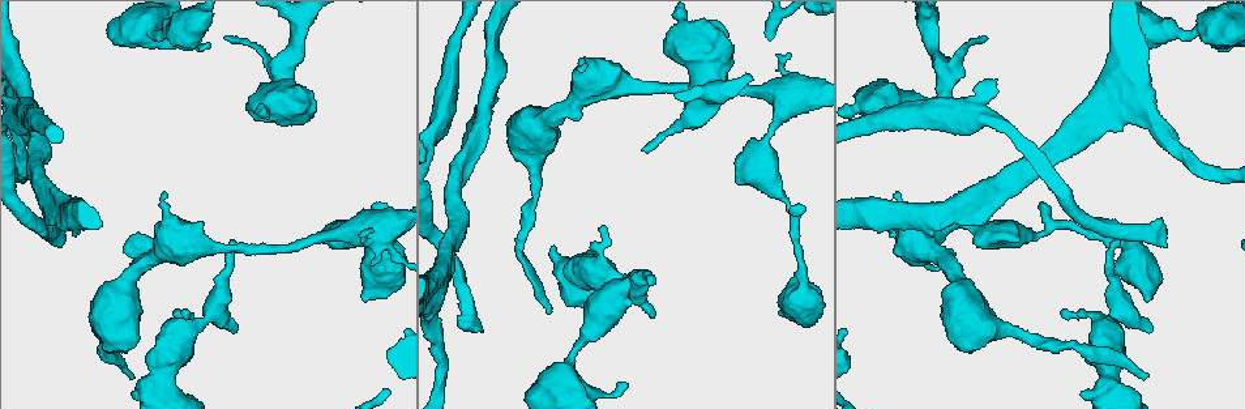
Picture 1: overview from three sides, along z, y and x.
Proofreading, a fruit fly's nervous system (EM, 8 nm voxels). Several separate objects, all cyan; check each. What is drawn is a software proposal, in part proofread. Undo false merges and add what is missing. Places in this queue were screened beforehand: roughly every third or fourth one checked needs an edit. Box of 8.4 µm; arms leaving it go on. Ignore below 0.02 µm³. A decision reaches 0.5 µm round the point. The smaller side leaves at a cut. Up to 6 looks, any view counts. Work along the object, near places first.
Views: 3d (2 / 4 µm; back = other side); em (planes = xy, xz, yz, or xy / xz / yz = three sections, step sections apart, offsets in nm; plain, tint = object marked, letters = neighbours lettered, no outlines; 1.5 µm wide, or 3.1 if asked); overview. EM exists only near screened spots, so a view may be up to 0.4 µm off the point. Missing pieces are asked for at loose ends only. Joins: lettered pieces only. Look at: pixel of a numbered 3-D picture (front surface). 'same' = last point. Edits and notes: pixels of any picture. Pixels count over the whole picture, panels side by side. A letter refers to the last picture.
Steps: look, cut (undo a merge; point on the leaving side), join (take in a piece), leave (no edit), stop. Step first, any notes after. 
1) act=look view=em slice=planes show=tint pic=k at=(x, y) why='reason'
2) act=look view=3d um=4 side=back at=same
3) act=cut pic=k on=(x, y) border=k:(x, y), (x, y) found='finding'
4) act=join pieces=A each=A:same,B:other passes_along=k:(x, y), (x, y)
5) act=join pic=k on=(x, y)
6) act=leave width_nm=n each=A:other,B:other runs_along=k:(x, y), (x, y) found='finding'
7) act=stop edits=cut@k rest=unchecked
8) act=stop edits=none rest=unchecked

act=look view=em slice=planes show=letters pic=1 at=(1087, 108) why='closes a loop'

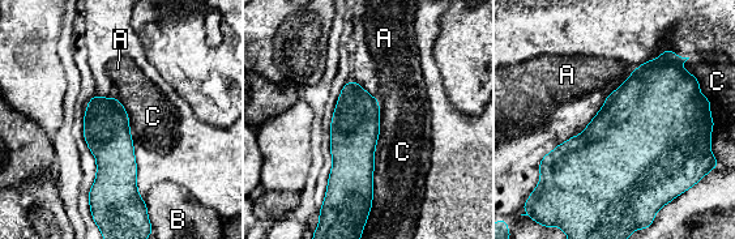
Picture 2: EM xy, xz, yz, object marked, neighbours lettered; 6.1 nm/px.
act=leave each=A:other,B:other,C:other border=2:(379, 101), (368, 213) found='all the same cell'

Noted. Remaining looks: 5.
act=look view=em slice=xy step=4 show=tint pic=1 at=(1165, 247) why='an open end'

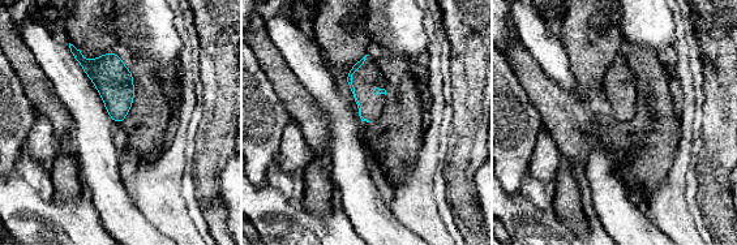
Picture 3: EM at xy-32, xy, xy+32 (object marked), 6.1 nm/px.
act=look view=em slice=planes show=letters at=same why='another direction'

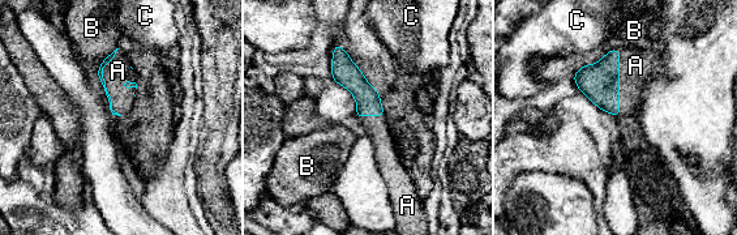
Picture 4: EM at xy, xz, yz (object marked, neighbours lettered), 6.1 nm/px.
act=join pieces=A each=A:same,B:other,C:other found='it goes on there'

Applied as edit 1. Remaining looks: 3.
act=look view=3d um=2 pic=1 at=(982, 201) why='a fork'

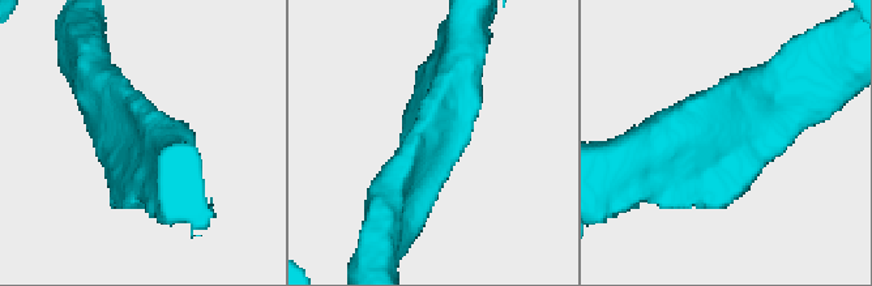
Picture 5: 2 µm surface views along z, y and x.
act=look view=em slice=xy step=4 show=letters pic=5 at=(716, 133) why='shape alone is not enough'

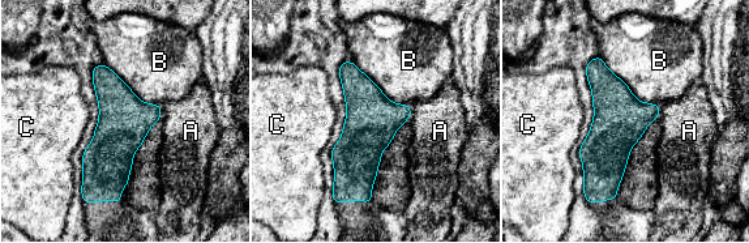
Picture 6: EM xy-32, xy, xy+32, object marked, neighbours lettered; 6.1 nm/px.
act=leave width_nm=320 each=A:other,B:other,C:other found='continuous, no second cell'

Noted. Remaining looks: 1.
act=stop edits=join@4 rest=unchecked

